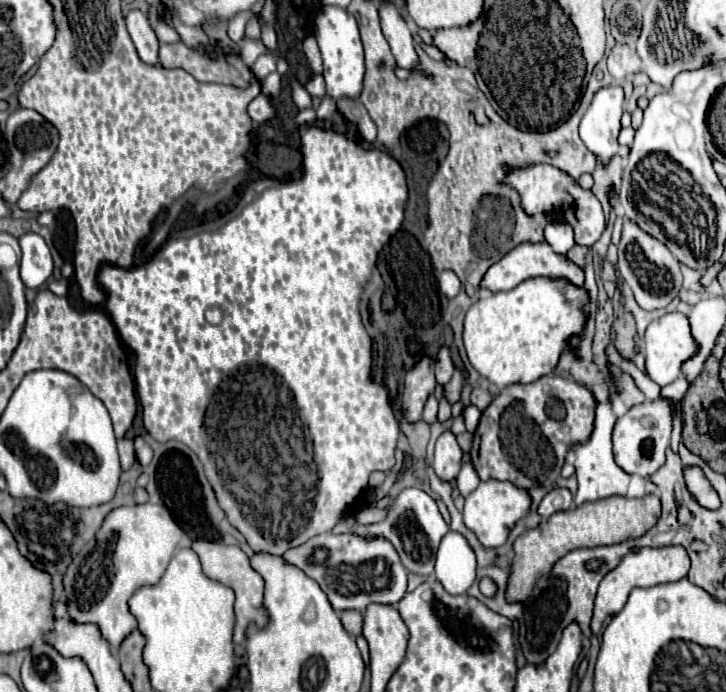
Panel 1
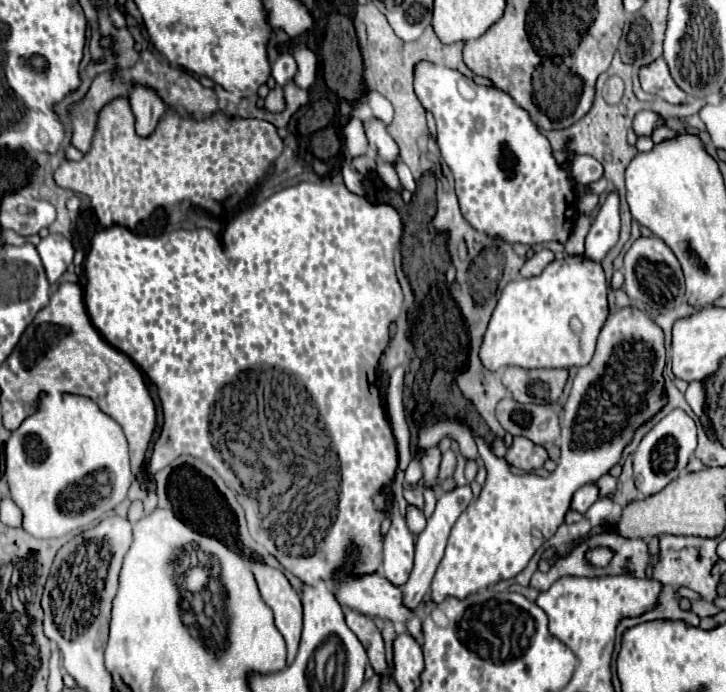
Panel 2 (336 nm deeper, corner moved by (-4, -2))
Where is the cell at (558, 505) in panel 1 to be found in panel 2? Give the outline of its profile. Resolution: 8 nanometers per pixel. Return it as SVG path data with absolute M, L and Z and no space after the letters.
M592 483L590 485L584 485L584 487L580 487L576 491L576 495L572 499L572 509L578 511L578 513L586 513L586 509L592 503L596 503L598 497L600 497L600 493L598 493L598 487L596 485L592 485Z

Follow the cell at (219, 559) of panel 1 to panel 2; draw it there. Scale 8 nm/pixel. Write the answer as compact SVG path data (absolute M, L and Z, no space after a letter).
M254 563L254 577L260 589L262 599L274 611L276 627L286 639L288 645L288 665L294 661L300 633L302 633L302 599L300 593L290 585L280 569L274 569L266 563Z

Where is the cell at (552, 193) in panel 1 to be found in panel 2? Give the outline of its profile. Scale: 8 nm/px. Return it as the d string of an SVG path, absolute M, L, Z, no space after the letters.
M418 63L414 77L418 99L436 119L438 147L444 163L454 175L456 195L464 219L476 231L488 237L500 237L506 243L566 243L576 219L574 181L570 173L556 163L548 139L538 131L528 111L524 111L508 93L496 87L478 87L472 79L460 75L458 71L434 63Z

